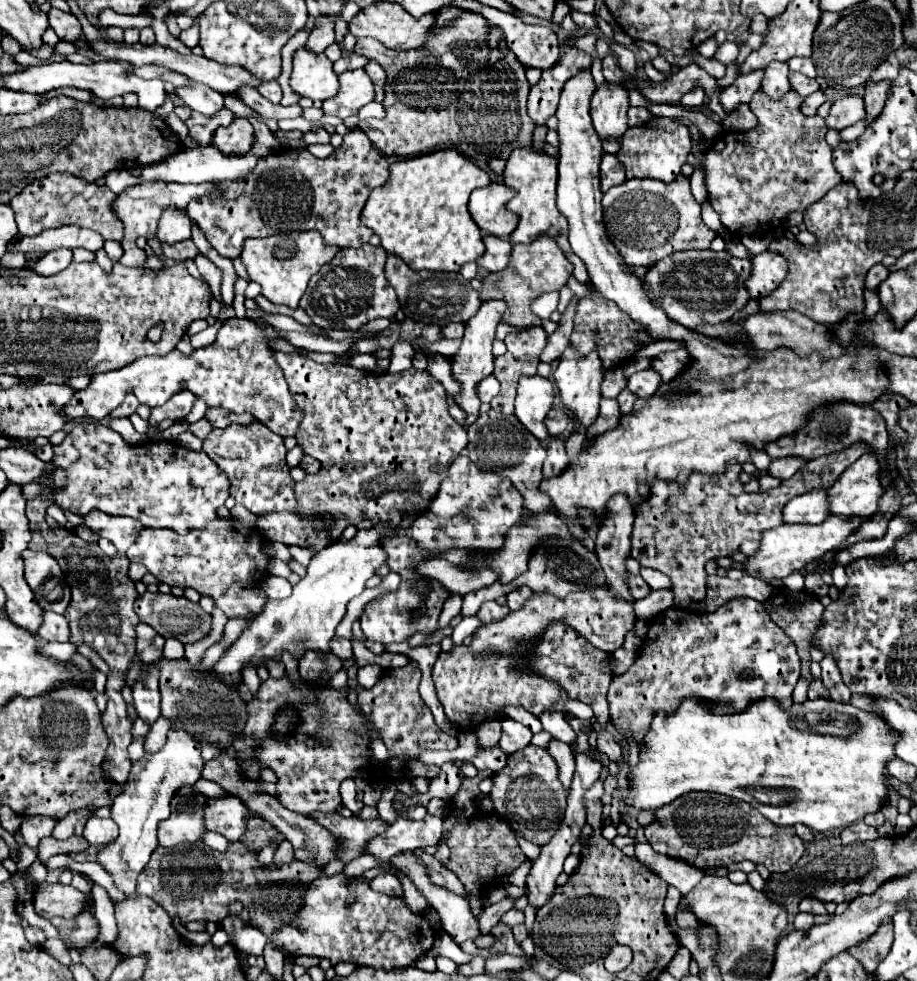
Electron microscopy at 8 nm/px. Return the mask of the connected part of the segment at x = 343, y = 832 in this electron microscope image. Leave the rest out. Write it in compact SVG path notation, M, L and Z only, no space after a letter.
M313 812L309 818L319 822L321 826L325 826L339 840L337 860L341 860L343 864L347 864L349 860L361 856L363 846L373 836L379 836L387 830L387 824L381 818L377 818L377 820L359 820L355 816L345 818L339 812L331 812L331 814Z

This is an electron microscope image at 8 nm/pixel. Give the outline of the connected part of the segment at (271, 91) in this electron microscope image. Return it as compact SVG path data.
M277 80L262 82L257 90L267 100L271 100L273 104L279 104L279 100L281 100L281 86L277 84Z

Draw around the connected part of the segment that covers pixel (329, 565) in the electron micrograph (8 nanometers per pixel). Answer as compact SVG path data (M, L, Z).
M379 524L371 530L359 530L351 540L339 540L319 550L307 568L307 576L293 586L293 594L285 600L269 600L263 612L241 632L237 642L221 654L219 662L211 668L211 676L239 688L243 684L241 672L245 664L261 666L267 660L281 658L283 652L299 660L309 650L329 650L329 642L347 612L349 600L359 596L365 590L365 582L385 564L387 554L379 546L381 534L393 534L397 530Z

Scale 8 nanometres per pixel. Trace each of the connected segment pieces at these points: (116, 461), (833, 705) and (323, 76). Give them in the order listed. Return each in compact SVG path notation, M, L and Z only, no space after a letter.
M77 424L59 446L53 446L53 464L67 472L67 482L57 490L53 474L37 484L49 486L61 510L87 516L91 510L111 516L131 516L145 528L171 528L185 534L217 518L219 506L229 498L227 474L205 452L193 452L173 442L129 446L107 426Z
M685 698L681 702L681 706L673 712L673 714L665 714L665 712L659 712L653 716L653 722L643 738L643 746L639 750L639 762L637 766L629 768L629 792L627 796L623 798L625 804L633 806L633 808L639 808L639 810L657 810L665 804L671 804L673 800L677 800L679 796L687 794L687 792L717 792L717 794L725 794L725 796L731 796L731 798L737 798L737 800L743 800L747 804L751 804L753 808L757 808L769 822L773 822L775 826L795 826L795 824L803 824L811 830L817 830L817 832L825 832L829 828L845 828L849 826L851 822L857 822L857 820L863 820L863 816L867 814L875 814L883 808L881 800L889 796L889 790L887 790L887 774L885 774L885 766L891 758L895 758L893 754L893 744L895 744L897 736L895 732L889 730L889 726L877 716L877 714L871 714L871 712L865 712L865 710L857 710L849 704L841 704L841 702L835 702L835 700L829 700L829 698L819 698L819 700L805 700L803 704L793 704L791 710L781 710L779 704L775 700L757 700L755 704L749 704L743 712L737 712L737 714L717 714L717 712L711 712L711 702L709 700L703 700L703 698Z
M299 48L293 56L293 72L291 72L291 88L299 96L307 96L311 100L327 100L339 92L339 80L333 72L333 62L325 54L313 54L305 48Z

